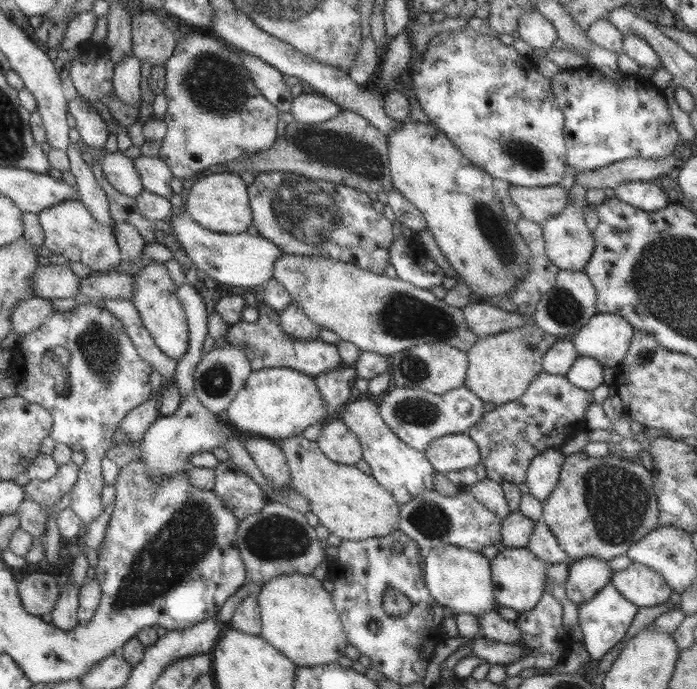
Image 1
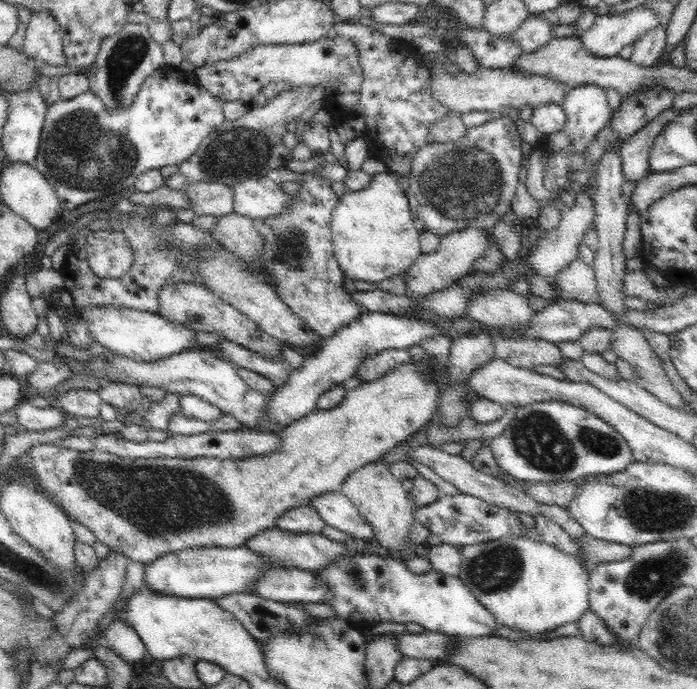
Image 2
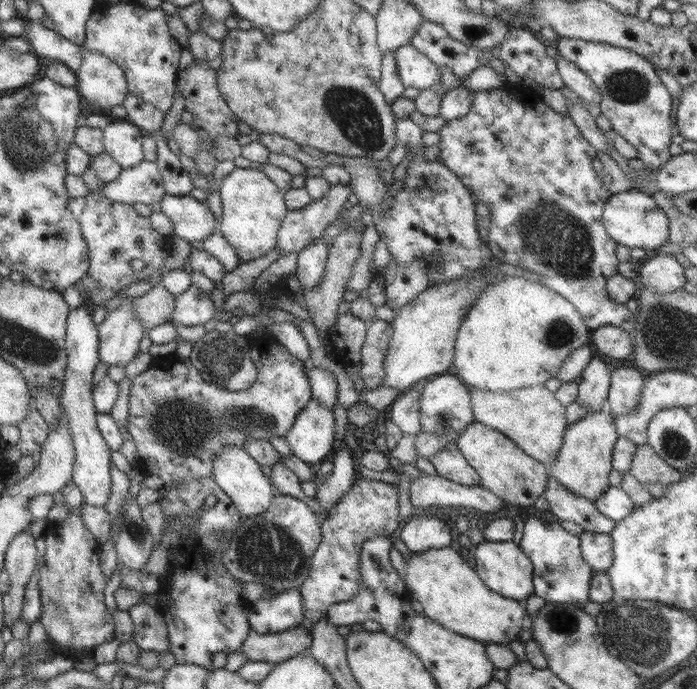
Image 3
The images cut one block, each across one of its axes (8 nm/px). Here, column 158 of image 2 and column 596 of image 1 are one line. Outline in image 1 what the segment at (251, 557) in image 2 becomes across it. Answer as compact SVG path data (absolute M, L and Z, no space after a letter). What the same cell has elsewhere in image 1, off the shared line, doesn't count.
M598 557L573 560L564 584L570 602L578 606L592 600L595 594L611 582L612 577L613 570L607 560Z

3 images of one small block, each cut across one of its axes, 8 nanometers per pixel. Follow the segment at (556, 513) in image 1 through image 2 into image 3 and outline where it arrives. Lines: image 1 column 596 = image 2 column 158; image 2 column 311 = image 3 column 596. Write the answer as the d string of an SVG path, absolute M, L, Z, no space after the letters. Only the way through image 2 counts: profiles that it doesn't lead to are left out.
M605 409L601 412L588 413L586 417L573 422L567 427L556 461L550 464L549 475L556 478L566 490L576 497L592 501L600 498L611 486L608 481L612 472L612 455L619 435L616 428L616 417Z

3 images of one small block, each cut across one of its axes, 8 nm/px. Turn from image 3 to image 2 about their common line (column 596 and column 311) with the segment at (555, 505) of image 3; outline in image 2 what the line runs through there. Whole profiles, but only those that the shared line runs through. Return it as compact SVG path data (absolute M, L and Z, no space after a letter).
M305 505L284 512L275 522L276 528L296 534L320 534L326 525L324 519L314 511L314 507L306 507Z

